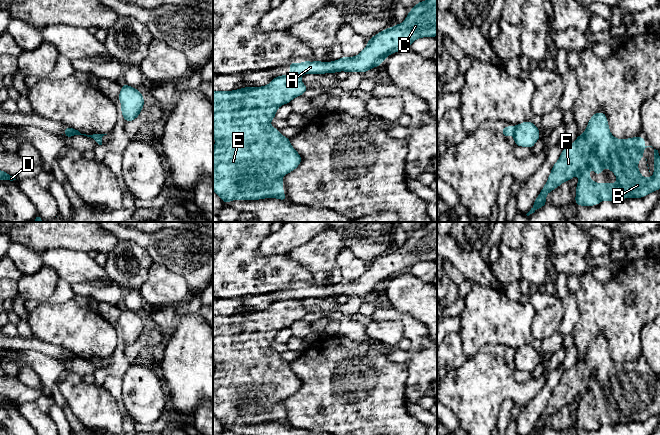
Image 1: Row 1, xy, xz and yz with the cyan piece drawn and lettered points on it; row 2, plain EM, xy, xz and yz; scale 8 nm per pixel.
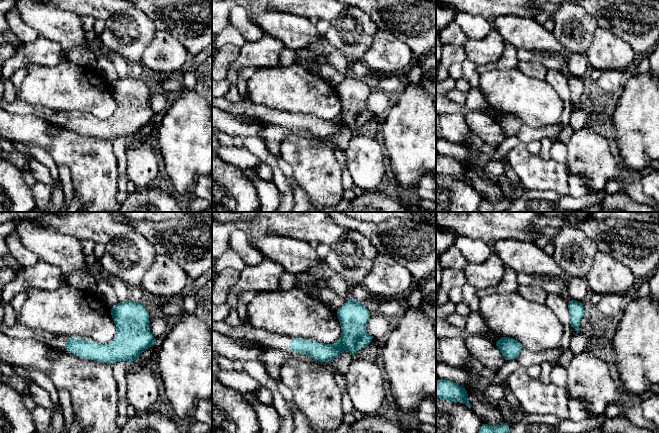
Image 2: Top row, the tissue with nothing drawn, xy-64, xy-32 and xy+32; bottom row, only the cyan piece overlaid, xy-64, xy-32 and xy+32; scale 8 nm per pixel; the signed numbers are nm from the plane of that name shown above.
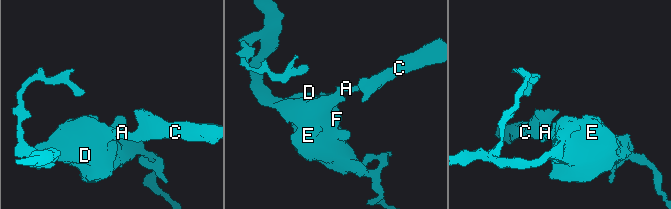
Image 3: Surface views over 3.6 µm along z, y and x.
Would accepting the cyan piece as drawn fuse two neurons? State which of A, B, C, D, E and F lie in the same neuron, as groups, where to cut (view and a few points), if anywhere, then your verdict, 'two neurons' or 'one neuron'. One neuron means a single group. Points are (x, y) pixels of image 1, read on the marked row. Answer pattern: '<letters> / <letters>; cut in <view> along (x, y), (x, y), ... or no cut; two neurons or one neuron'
A C / B D E F; cut in xz along (290, 73), (299, 76); two neurons

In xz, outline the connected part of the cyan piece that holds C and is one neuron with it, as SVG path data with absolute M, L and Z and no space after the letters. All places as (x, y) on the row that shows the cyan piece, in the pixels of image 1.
M437 0L418 2L401 24L374 35L367 46L354 57L342 57L331 62L305 60L302 63L291 62L290 74L326 74L344 72L365 73L382 62L391 54L409 48L418 38L437 36Z

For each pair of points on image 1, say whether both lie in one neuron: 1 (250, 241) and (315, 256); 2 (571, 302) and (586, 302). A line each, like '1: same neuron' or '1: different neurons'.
1: different neurons
2: different neurons

